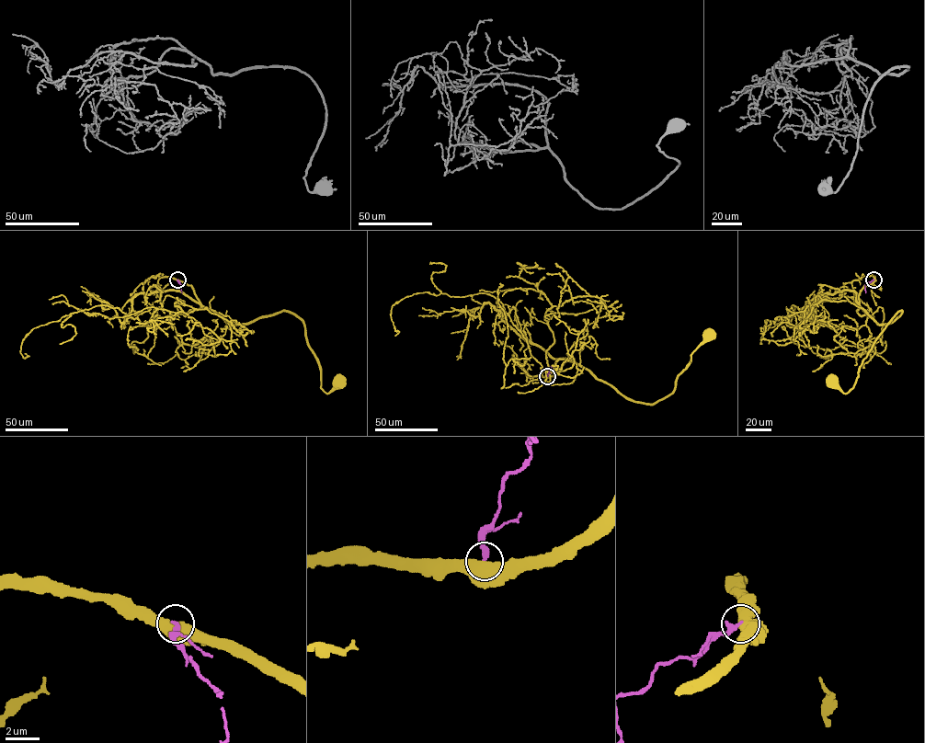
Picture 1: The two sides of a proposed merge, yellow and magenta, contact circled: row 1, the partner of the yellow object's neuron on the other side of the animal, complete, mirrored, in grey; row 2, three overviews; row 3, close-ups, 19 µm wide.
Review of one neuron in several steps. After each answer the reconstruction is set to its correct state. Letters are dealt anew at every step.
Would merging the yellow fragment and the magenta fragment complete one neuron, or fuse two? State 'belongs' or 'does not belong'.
does not belong

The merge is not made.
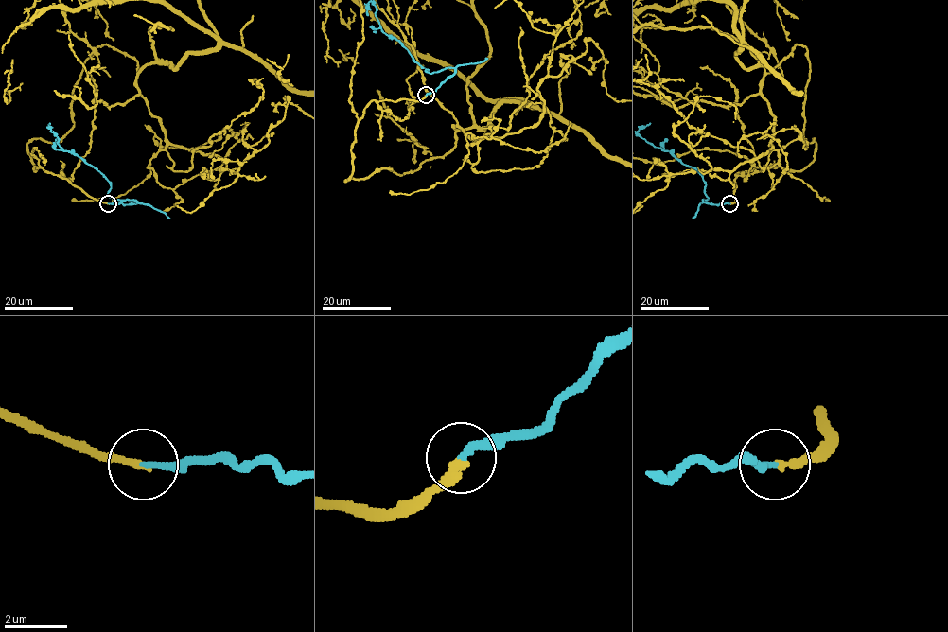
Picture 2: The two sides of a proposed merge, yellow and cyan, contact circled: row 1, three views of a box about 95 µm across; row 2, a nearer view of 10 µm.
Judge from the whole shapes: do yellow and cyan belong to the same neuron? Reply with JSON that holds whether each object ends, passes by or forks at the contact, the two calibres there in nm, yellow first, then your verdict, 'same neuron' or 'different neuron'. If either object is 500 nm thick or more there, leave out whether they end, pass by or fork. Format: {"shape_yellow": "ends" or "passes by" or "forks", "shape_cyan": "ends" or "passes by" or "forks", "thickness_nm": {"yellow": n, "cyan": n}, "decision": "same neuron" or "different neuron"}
{"shape_yellow": "ends", "shape_cyan": "ends", "thickness_nm": {"yellow": 280, "cyan": 220}, "decision": "same neuron"}

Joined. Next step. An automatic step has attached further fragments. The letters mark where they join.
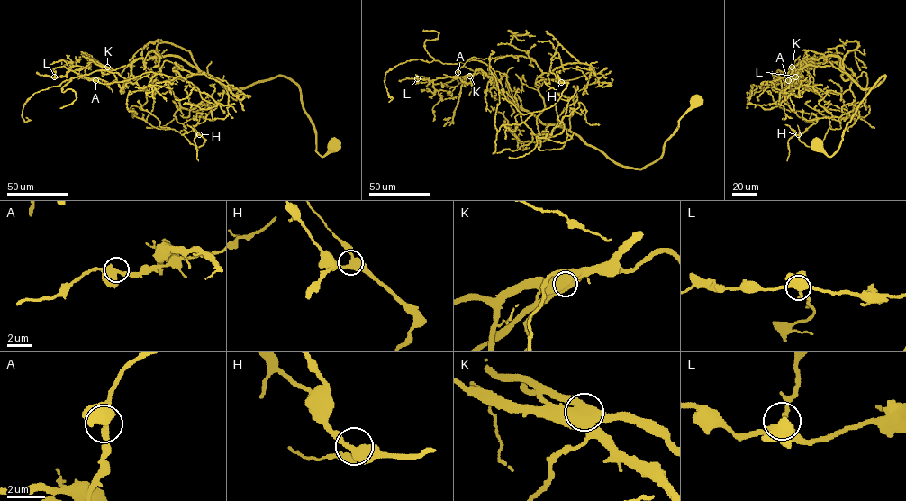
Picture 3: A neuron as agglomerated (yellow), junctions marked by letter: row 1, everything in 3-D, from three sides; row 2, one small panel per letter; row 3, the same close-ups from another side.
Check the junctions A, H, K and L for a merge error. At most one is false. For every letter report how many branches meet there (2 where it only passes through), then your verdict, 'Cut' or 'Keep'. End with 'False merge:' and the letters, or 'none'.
A: Branches: 3. Keep
H: Branches: 3. Keep
K: Branches: 3. Cut
L: Branches: 3. Keep
False merge: K

